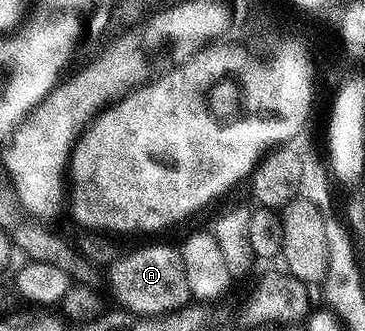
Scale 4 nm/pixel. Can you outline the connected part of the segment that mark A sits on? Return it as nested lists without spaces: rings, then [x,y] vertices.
[[[174,244],[145,245],[110,264],[111,287],[124,310],[138,315],[160,315],[190,302],[187,269],[183,269],[181,250]]]

